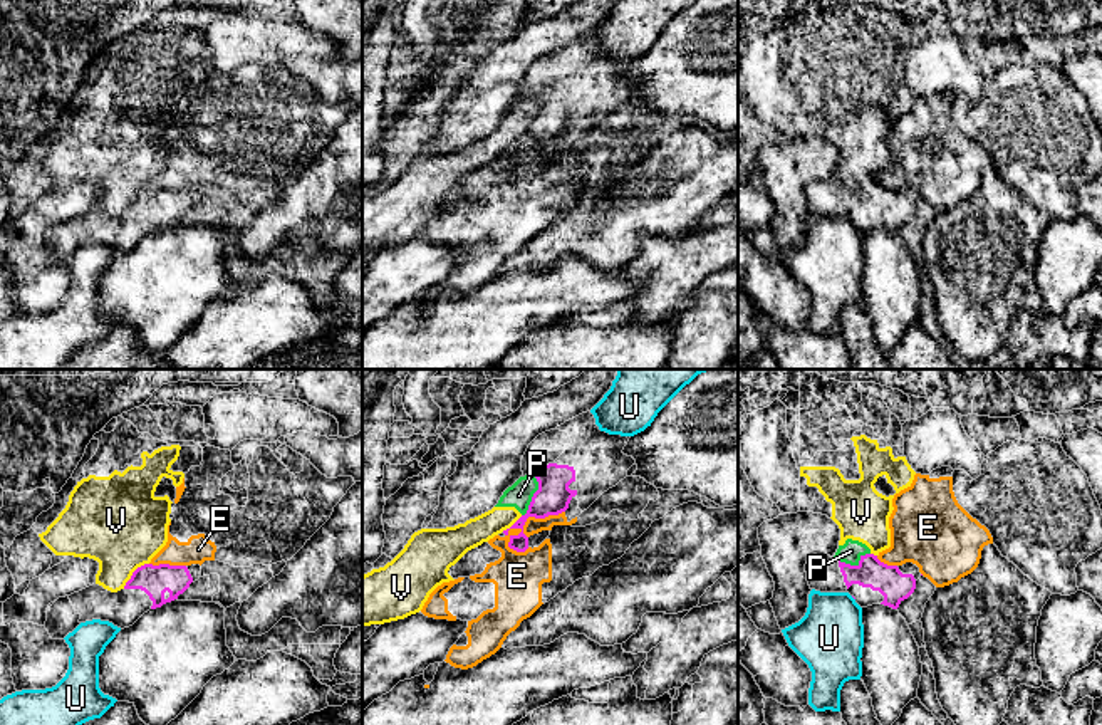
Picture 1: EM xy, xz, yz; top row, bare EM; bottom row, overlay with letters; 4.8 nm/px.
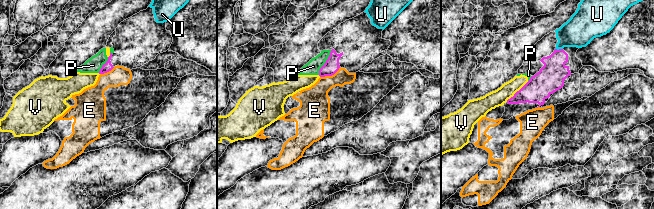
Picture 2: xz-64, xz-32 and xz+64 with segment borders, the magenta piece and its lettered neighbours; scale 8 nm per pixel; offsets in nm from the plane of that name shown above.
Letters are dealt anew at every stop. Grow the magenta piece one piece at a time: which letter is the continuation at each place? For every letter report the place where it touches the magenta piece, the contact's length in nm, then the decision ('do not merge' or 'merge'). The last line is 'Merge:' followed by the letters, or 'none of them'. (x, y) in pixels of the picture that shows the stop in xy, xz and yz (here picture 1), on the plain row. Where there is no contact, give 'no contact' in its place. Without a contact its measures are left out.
E: xz (530, 140) | 320 nm | do not merge
P: xz (534, 119) | 220 nm | do not merge
U: no contact | do not merge
V: xy (133, 197) | 180 nm | do not merge
Merge: none of them

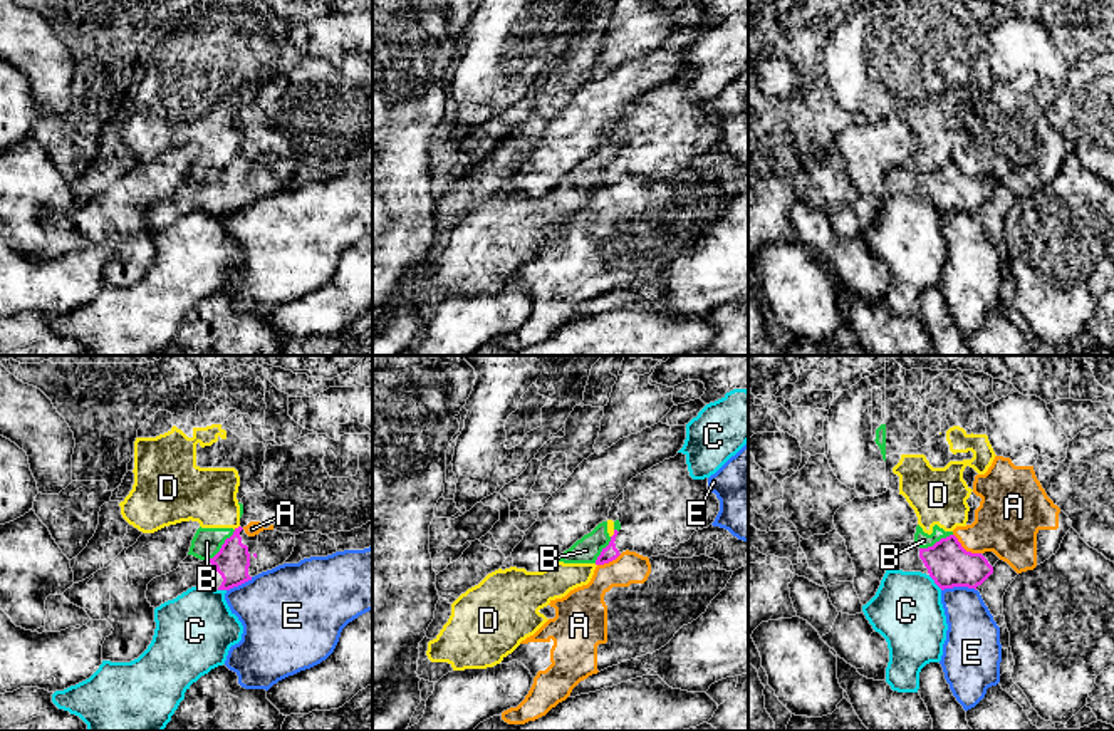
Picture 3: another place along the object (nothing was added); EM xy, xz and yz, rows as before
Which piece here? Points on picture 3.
A: yz (963, 173) | 170 nm | do not merge
B: xy (222, 171) | 200 nm | do not merge
C: yz (935, 207) | 100 nm | do not merge
D: xy (235, 153) | 40 nm | do not merge
E: yz (958, 210) | 170 nm | do not merge
Merge: none of them

